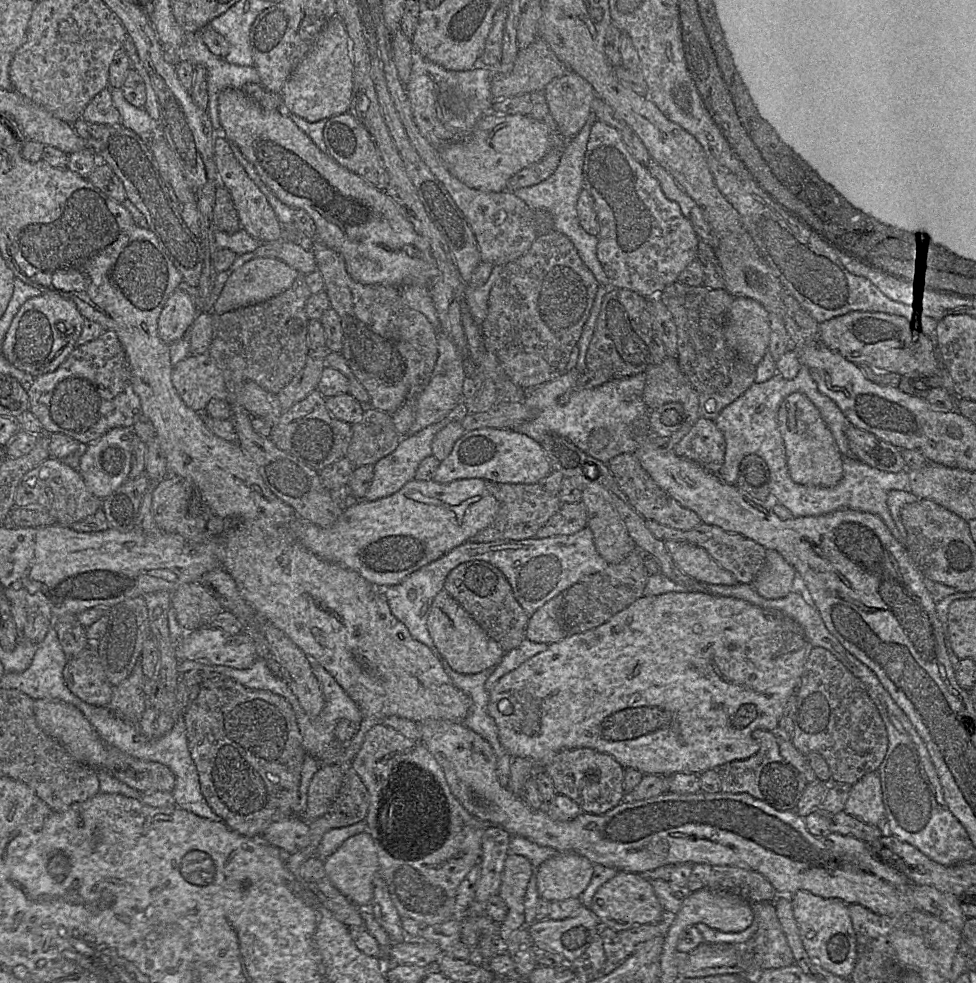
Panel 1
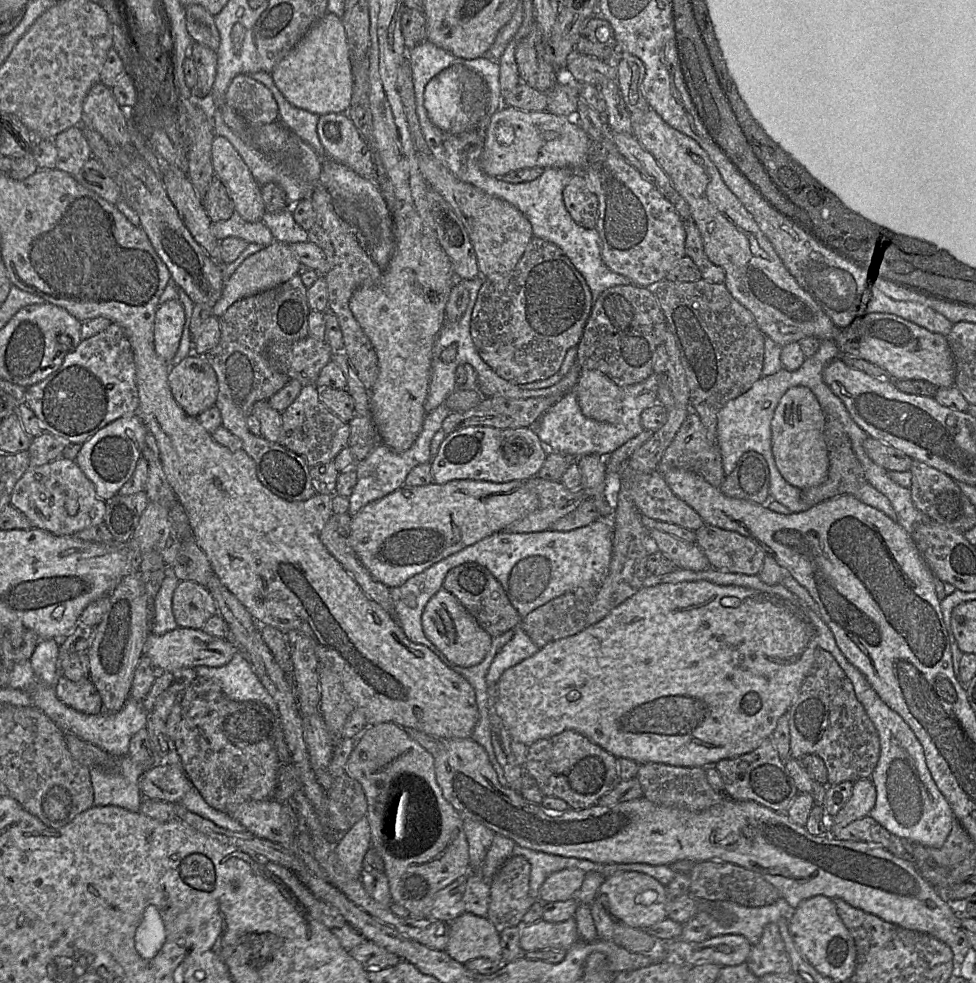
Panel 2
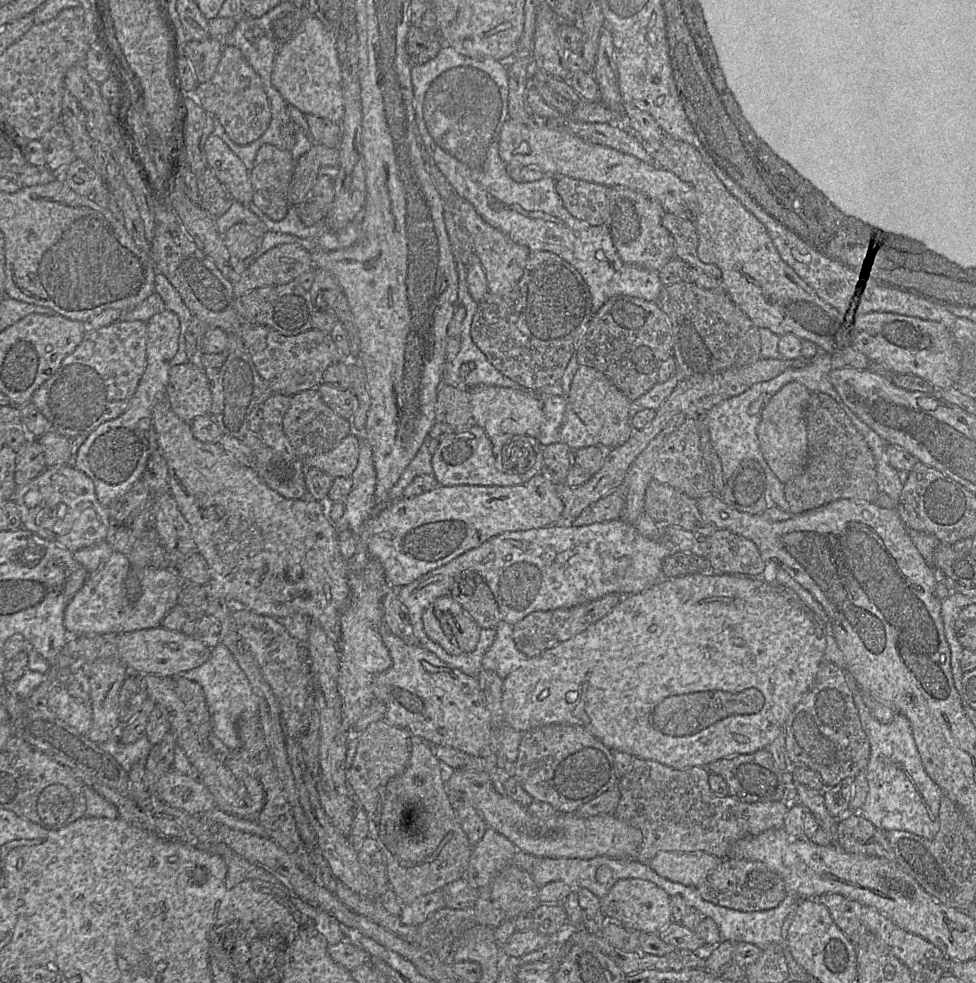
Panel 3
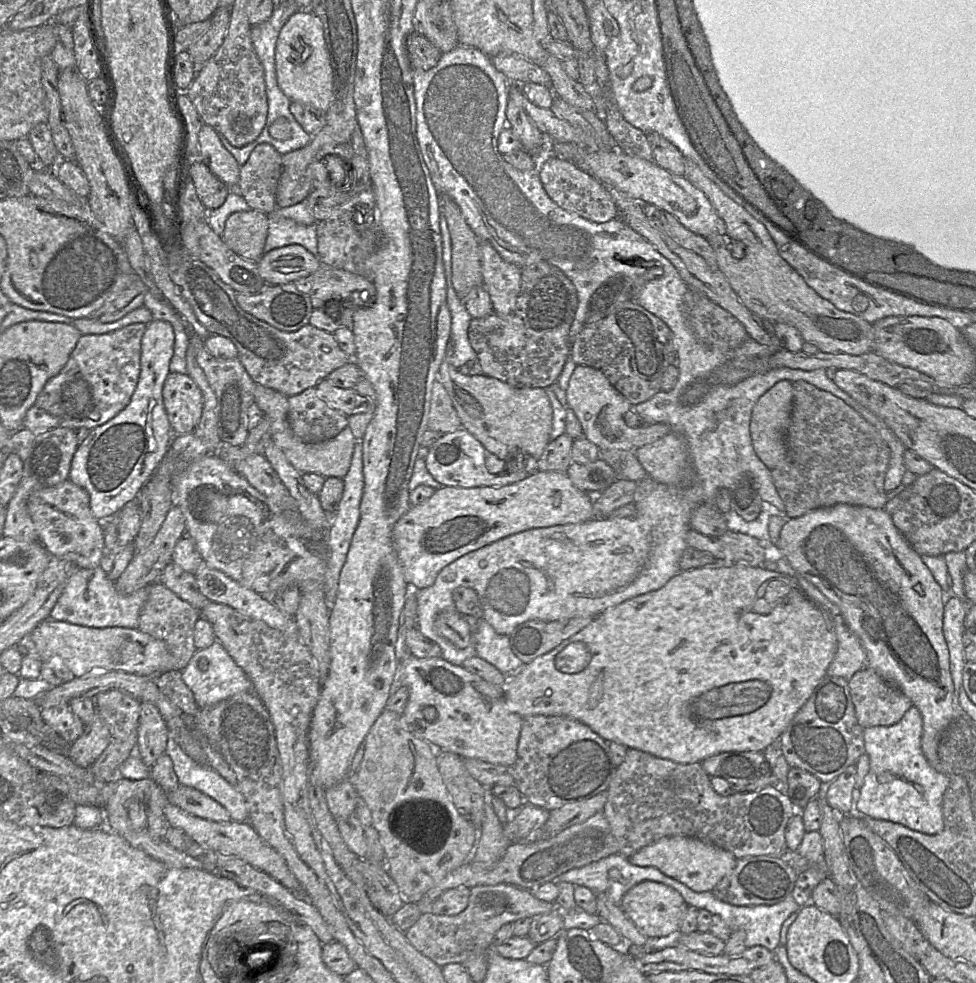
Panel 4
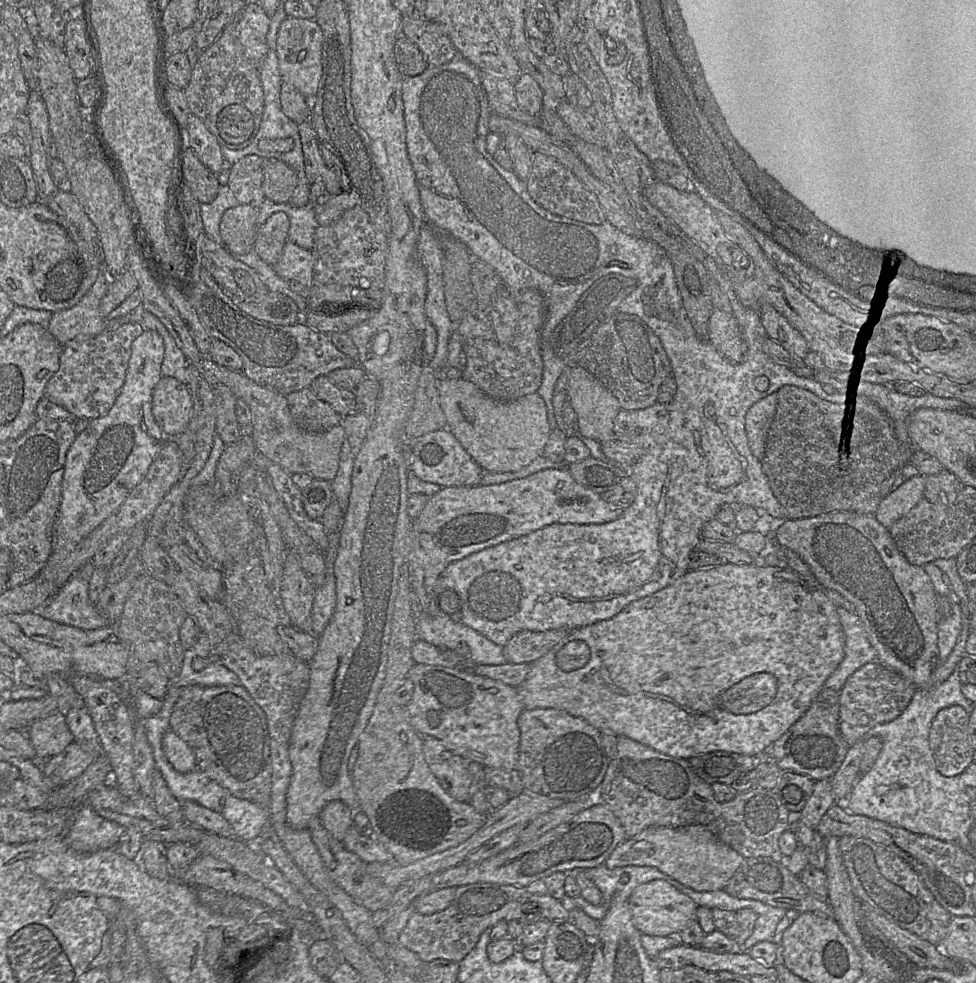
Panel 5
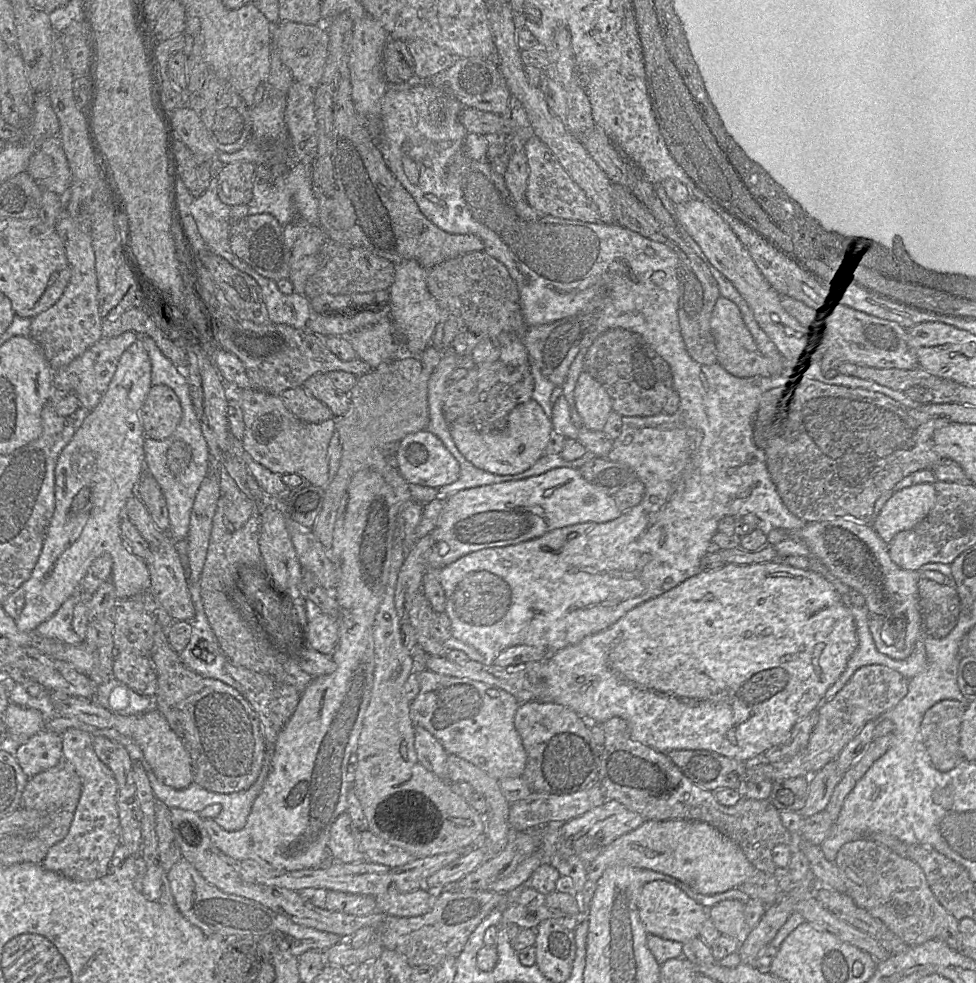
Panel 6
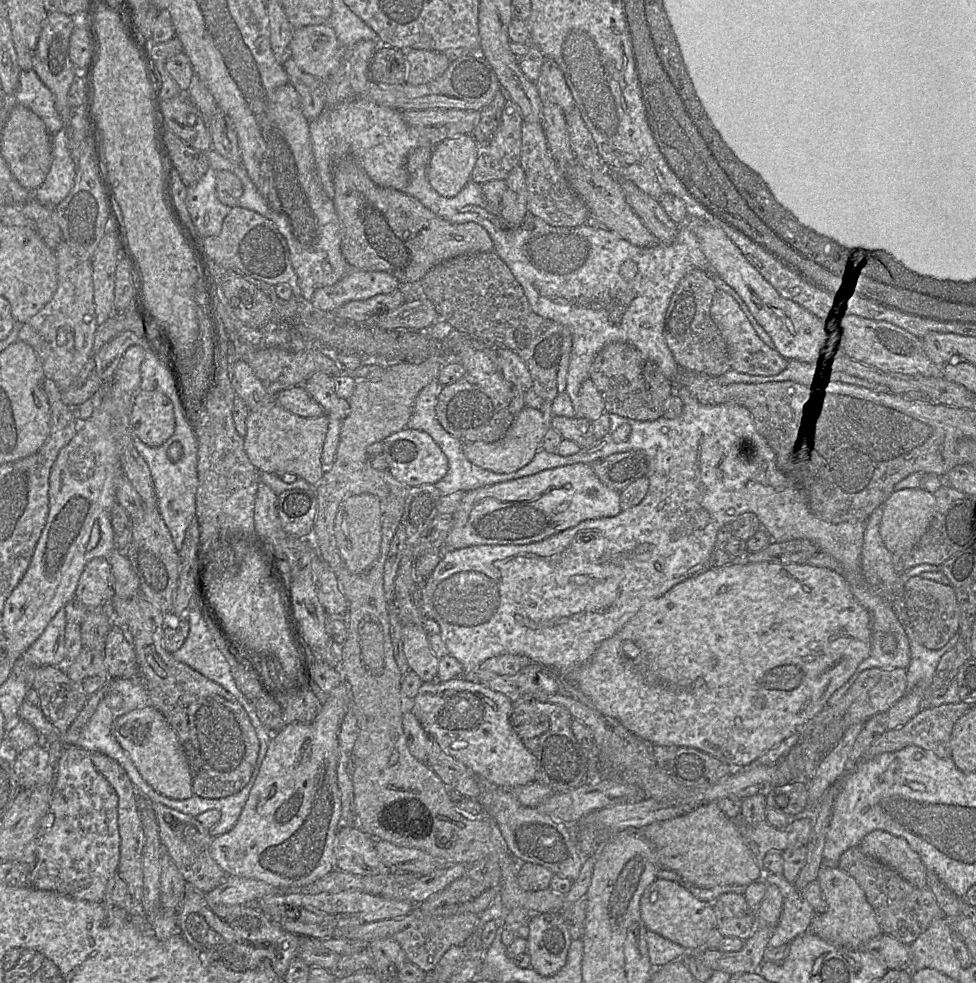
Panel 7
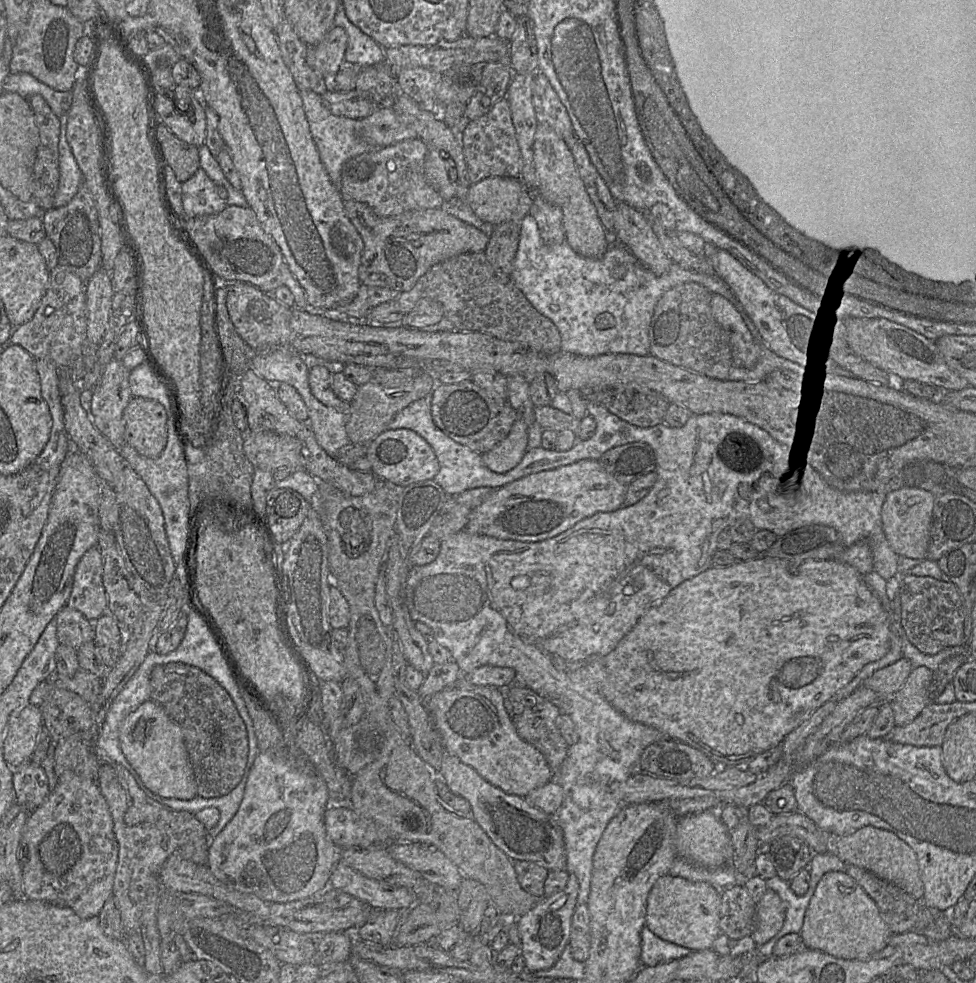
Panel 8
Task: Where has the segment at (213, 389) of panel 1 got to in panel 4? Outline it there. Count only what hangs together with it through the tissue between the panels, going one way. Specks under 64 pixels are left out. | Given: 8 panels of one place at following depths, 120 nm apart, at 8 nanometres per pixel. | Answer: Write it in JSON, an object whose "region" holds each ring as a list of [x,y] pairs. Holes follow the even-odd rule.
{"region":[[[168,373],[162,397],[173,436],[192,432],[203,410],[201,390],[192,378],[188,374]]]}

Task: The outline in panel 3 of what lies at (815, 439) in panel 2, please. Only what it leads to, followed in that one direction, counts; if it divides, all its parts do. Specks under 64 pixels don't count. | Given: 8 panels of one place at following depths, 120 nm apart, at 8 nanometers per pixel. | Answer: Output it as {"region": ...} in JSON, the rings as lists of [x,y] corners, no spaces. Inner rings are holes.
{"region":[[[790,382],[770,399],[762,412],[757,428],[760,448],[771,470],[782,482],[787,483],[800,475],[808,460],[806,407],[811,392],[799,382]]]}

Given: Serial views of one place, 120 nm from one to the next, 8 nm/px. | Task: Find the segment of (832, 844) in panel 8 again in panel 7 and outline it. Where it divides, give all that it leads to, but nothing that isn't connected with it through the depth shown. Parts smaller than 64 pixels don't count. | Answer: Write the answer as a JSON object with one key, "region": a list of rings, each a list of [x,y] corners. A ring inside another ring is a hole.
{"region":[[[874,830],[862,839],[858,847],[865,855],[897,871],[916,888],[927,887],[926,868],[904,838]]]}

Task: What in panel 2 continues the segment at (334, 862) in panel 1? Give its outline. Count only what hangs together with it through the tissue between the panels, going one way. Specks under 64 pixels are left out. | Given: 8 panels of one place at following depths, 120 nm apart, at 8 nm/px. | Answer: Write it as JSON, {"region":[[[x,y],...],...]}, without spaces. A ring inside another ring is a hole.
{"region":[[[366,817],[360,819],[336,845],[336,855],[343,871],[359,879],[366,852],[371,847],[371,832]]]}

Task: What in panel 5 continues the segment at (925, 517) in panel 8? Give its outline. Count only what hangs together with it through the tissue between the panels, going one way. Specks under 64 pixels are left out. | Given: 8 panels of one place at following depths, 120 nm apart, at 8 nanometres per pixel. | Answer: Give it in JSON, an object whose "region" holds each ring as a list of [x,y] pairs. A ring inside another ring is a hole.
{"region":[[[918,475],[898,488],[889,499],[883,499],[874,514],[877,521],[889,529],[897,520],[910,513],[923,498],[926,483],[927,478]]]}

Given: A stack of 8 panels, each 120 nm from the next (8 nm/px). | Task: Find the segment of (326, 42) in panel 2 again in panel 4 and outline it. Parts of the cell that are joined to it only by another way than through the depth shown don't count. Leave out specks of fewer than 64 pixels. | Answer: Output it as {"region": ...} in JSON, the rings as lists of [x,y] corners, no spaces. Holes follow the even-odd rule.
{"region":[[[299,10],[282,27],[275,50],[276,79],[291,100],[325,113],[333,100],[333,73],[320,20],[309,10]]]}

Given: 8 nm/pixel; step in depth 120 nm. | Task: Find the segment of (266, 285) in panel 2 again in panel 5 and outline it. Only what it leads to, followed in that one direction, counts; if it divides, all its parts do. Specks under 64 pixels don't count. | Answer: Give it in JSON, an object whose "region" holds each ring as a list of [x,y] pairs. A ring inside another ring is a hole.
{"region":[[[287,241],[281,258],[273,266],[273,269],[284,280],[295,280],[309,289],[313,284],[313,266],[311,250]]]}

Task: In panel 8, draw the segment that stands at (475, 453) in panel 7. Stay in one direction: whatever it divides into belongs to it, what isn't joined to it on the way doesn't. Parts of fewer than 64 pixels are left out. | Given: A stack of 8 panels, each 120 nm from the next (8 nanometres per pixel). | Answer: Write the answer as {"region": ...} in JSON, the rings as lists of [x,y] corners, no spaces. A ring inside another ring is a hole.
{"region":[[[518,418],[507,437],[482,454],[484,464],[496,473],[506,473],[516,467],[528,449],[528,428],[529,426]]]}

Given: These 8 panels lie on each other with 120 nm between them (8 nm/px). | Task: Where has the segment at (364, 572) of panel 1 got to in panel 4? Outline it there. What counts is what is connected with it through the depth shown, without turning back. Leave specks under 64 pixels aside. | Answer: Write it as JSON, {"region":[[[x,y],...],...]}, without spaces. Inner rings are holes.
{"region":[[[535,471],[516,483],[501,487],[442,486],[433,495],[409,510],[395,523],[394,547],[403,568],[406,583],[415,590],[431,586],[438,573],[459,557],[499,539],[533,528],[581,523],[595,518],[594,494],[578,489],[566,472]]]}

